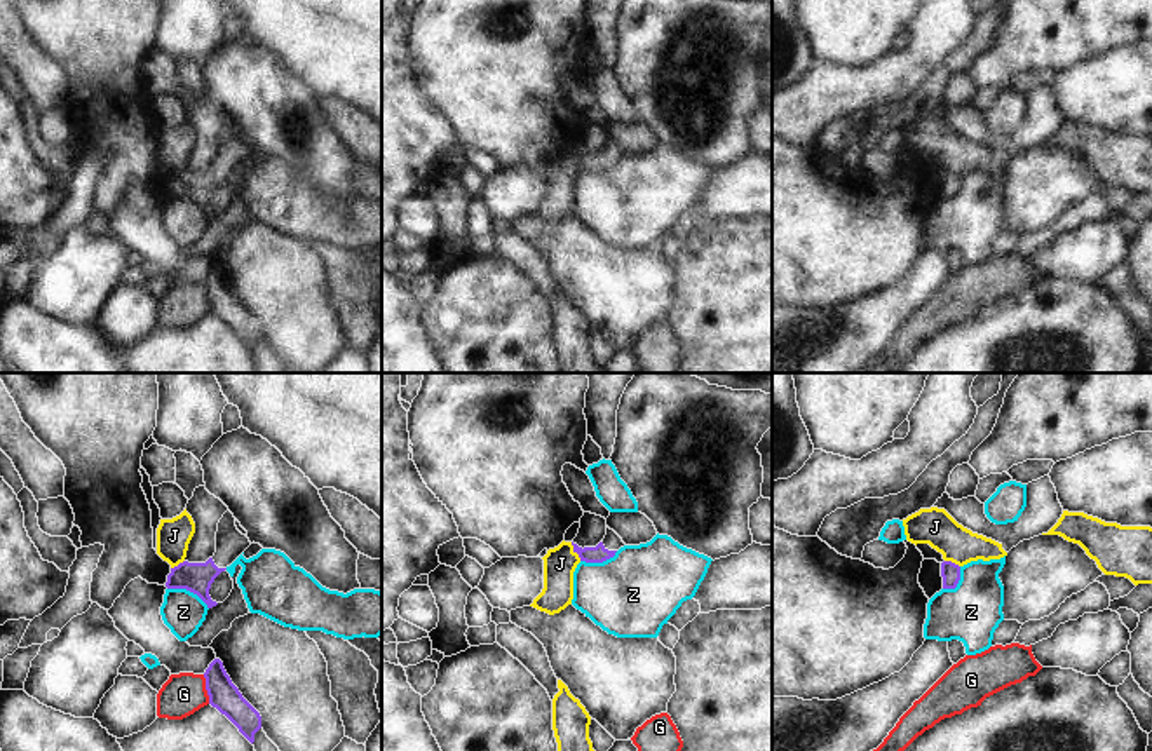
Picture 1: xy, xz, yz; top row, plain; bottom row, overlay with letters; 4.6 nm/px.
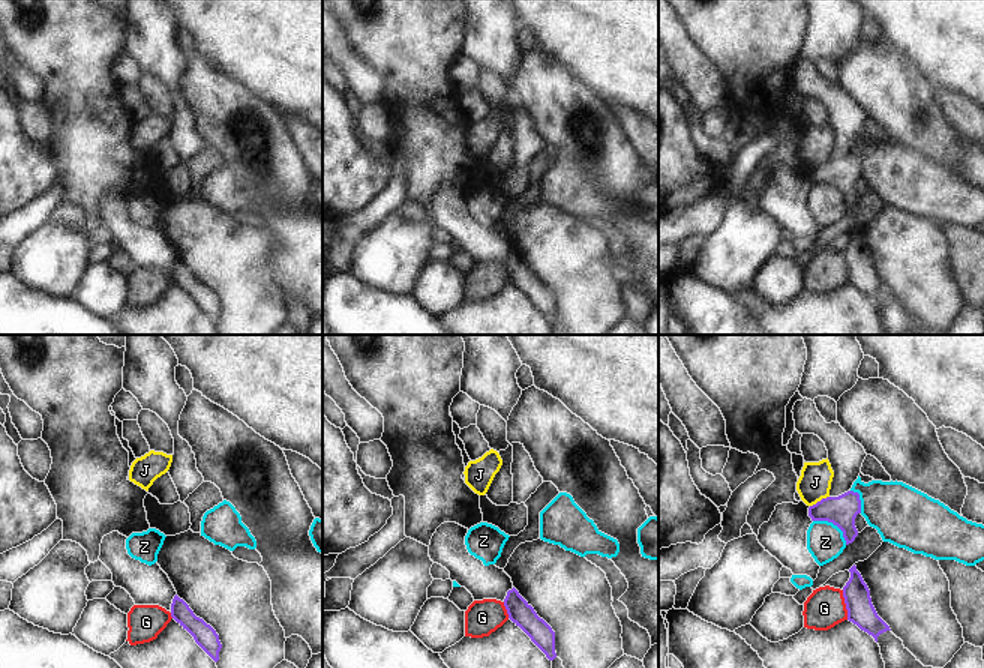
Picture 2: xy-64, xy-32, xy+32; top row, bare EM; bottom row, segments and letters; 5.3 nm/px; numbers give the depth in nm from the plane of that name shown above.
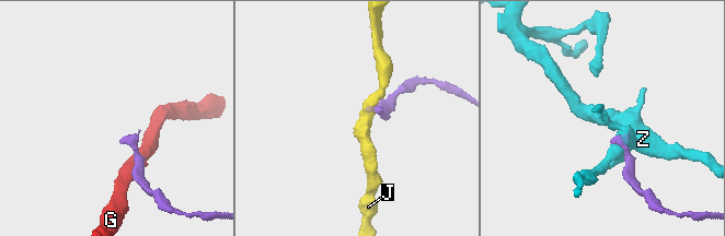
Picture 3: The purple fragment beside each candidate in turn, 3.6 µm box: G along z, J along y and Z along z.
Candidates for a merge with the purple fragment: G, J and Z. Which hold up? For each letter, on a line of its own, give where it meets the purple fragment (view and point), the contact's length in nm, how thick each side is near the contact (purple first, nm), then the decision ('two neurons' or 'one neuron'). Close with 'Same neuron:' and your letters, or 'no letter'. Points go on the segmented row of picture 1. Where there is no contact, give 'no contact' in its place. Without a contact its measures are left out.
G: xy (206, 689) | 140 nm | 140/200 nm | two neurons
J: xz (574, 551) | 100 nm | 80/150 nm | two neurons
Z: xy (189, 589) | 220 nm | 140/200 nm | two neurons
Same neuron: no letter

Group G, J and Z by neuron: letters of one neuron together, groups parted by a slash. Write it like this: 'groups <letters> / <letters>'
groups G / J / Z

